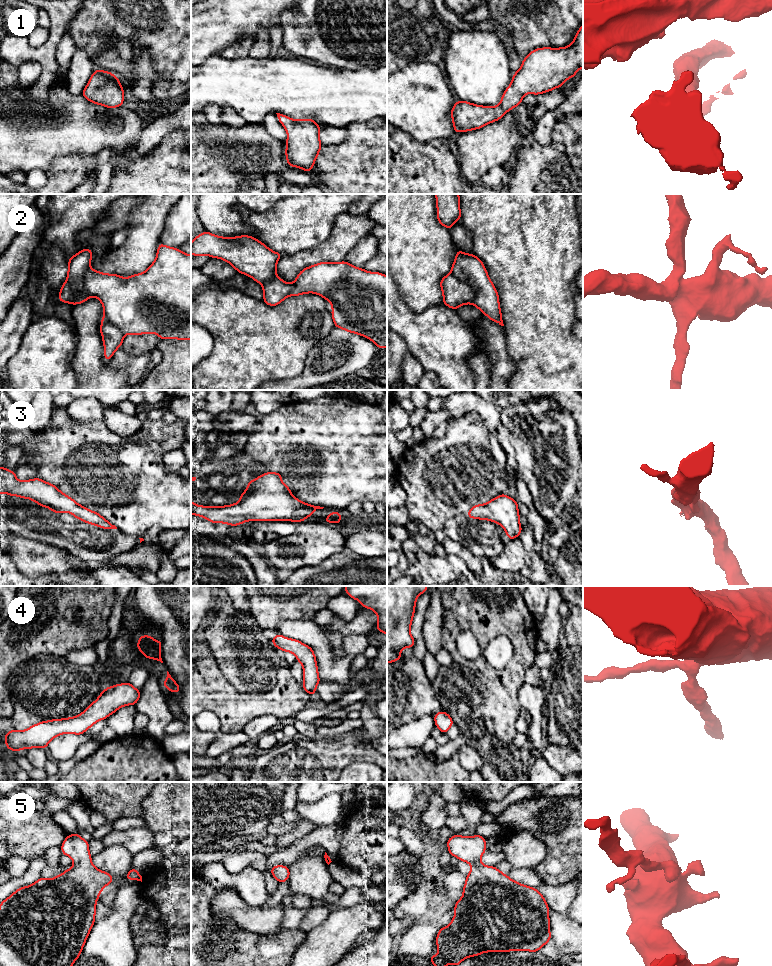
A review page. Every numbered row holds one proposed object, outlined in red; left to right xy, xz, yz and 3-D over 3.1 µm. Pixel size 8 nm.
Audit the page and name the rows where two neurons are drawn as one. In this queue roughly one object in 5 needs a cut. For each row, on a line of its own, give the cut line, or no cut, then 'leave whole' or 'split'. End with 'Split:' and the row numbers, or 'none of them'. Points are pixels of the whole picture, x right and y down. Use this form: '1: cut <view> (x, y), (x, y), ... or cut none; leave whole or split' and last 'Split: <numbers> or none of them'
1: cut none; leave whole
2: cut yz (451, 272), (470, 286), (474, 293), (472, 302); split
3: cut none; leave whole
4: cut none; leave whole
5: cut none; leave whole
Split: 2

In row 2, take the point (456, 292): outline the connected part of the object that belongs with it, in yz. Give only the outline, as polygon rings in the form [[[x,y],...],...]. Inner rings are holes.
[[[452,273],[441,279],[440,287],[443,294],[443,304],[449,308],[457,310],[460,306],[473,302],[475,293],[471,286]]]

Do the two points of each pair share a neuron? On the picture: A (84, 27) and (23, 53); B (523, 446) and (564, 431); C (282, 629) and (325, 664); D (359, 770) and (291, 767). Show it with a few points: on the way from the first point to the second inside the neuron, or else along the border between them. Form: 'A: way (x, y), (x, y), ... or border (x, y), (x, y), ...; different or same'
A: border (78, 10), (66, 31); different
B: way (533, 446), (546, 446), (554, 438); same
C: way (295, 629), (302, 630), (323, 651); same
D: border (365, 761), (353, 761), (341, 771); different

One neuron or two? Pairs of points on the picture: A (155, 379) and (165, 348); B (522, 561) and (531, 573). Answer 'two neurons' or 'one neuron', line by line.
A: one neuron
B: two neurons

